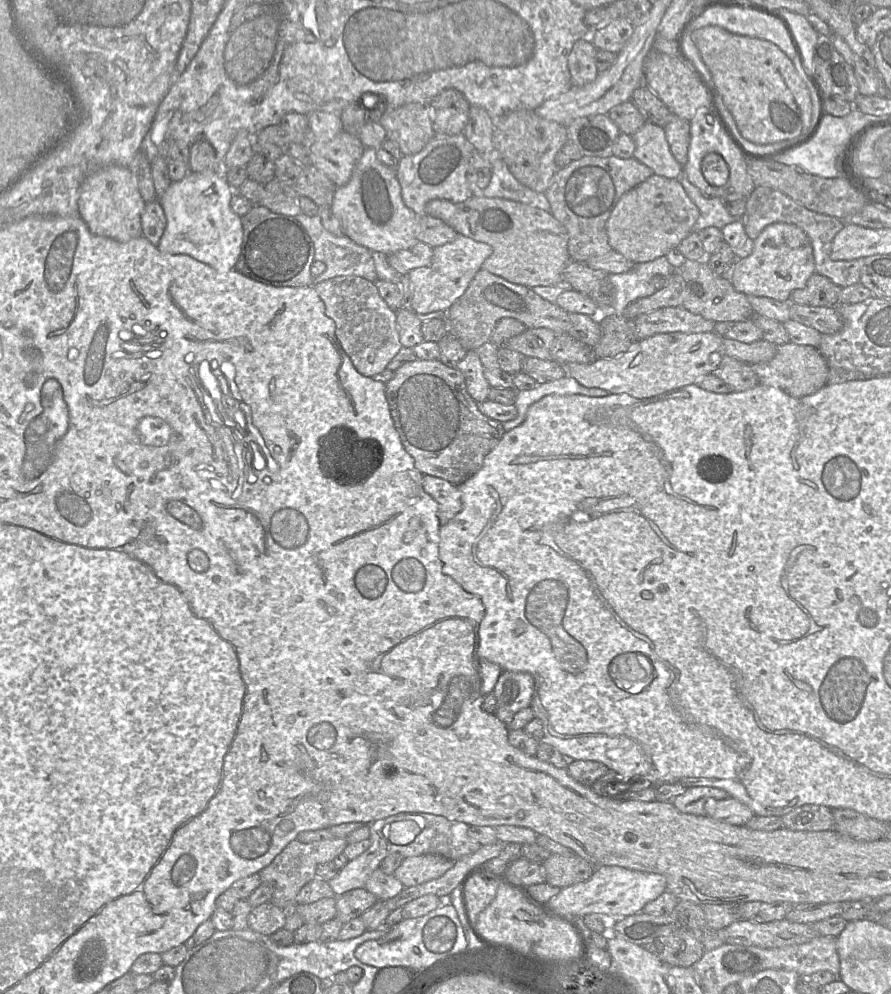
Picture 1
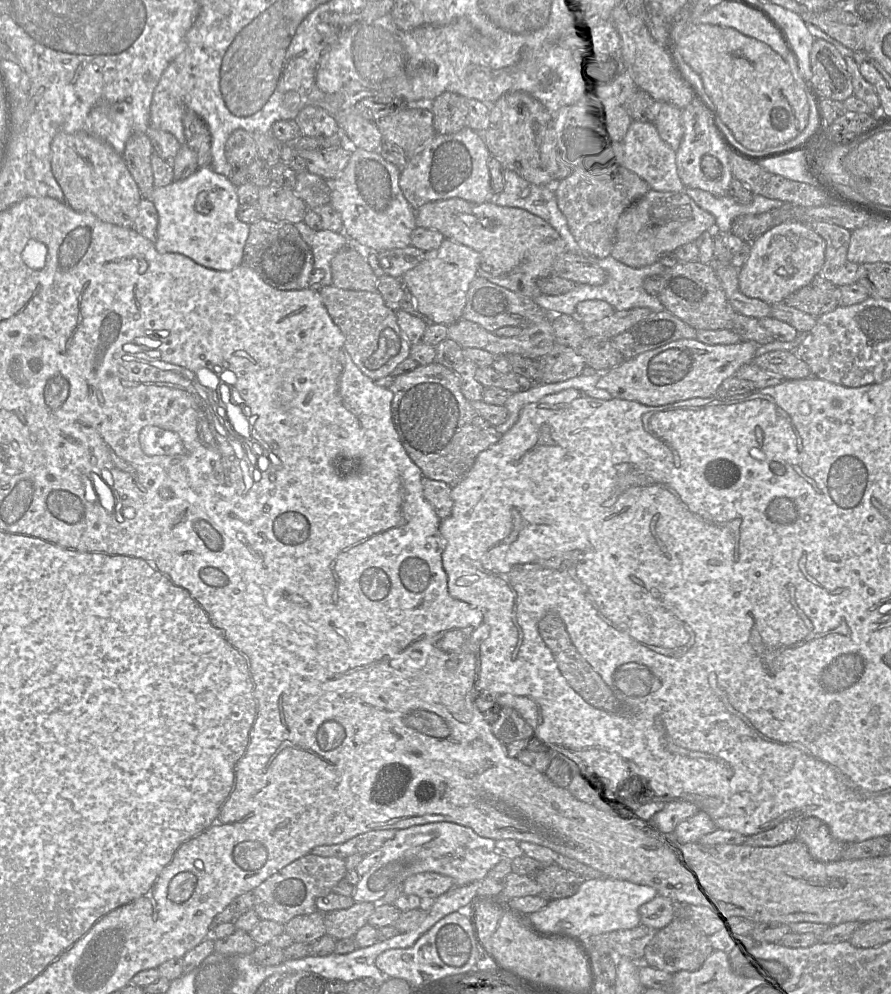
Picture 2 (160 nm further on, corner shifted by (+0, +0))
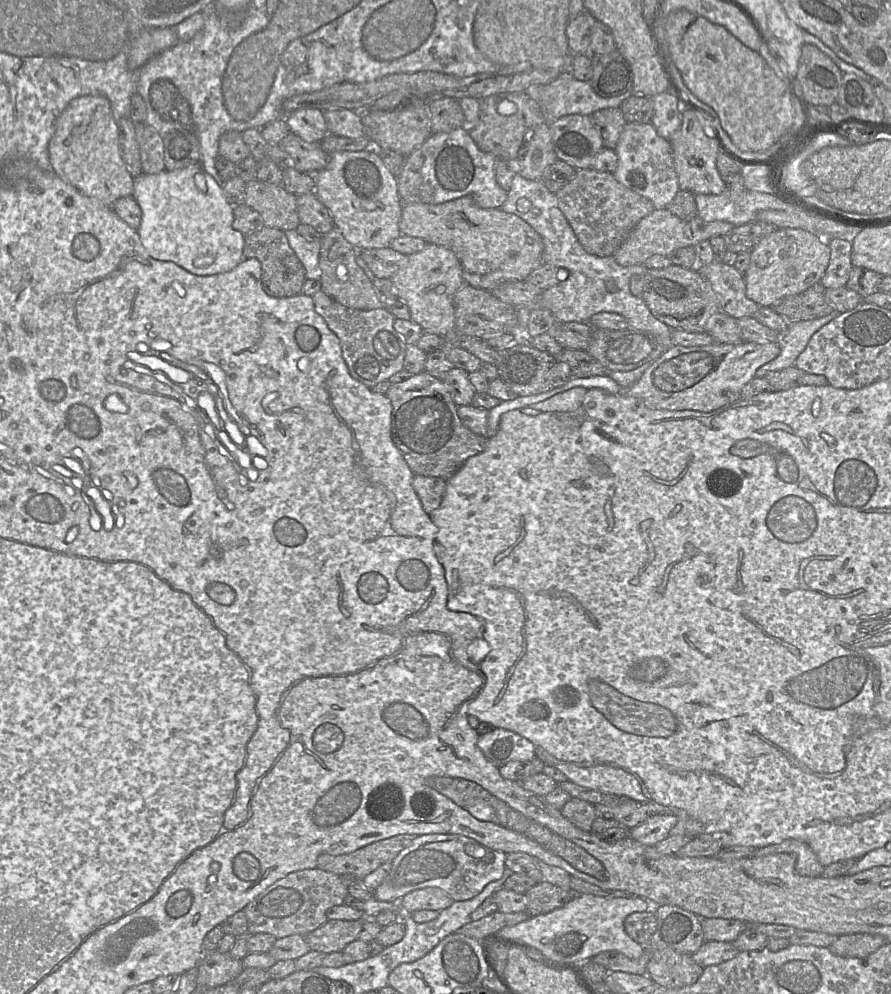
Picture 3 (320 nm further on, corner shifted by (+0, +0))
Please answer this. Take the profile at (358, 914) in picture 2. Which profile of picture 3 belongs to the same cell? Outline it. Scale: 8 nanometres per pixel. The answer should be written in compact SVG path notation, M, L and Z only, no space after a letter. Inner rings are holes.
M366 917L358 920L328 920L324 925L304 936L310 950L323 954L342 952L352 941L358 939Z

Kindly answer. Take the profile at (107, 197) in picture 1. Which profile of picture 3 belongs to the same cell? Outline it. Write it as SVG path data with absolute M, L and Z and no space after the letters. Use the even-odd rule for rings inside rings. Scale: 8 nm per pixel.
M103 95L80 96L69 102L56 120L48 153L55 175L107 206L133 194L134 178L121 155L118 123L109 100Z

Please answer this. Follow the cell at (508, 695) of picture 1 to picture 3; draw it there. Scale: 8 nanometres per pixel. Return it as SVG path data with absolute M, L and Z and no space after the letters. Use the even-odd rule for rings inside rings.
M493 728L479 736L477 746L498 768L513 760L526 763L536 757L531 741L504 728Z

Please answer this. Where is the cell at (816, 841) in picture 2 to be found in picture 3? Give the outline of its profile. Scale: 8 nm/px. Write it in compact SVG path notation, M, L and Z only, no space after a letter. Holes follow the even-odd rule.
M787 839L779 844L756 848L754 853L748 857L763 857L769 854L781 853L790 853L795 855L795 871L801 876L820 876L825 868L819 862L816 854L810 846L796 839Z

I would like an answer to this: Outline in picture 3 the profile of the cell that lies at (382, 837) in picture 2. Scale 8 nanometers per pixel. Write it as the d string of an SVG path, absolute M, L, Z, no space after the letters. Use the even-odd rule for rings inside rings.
M400 834L366 845L354 852L342 855L321 854L317 859L319 869L337 875L352 874L358 880L393 859L418 835Z

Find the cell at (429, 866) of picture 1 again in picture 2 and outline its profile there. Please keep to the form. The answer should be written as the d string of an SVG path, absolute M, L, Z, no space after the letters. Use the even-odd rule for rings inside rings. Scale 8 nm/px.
M422 872L409 877L403 883L405 894L416 895L424 902L433 902L454 887L451 877L436 872Z

